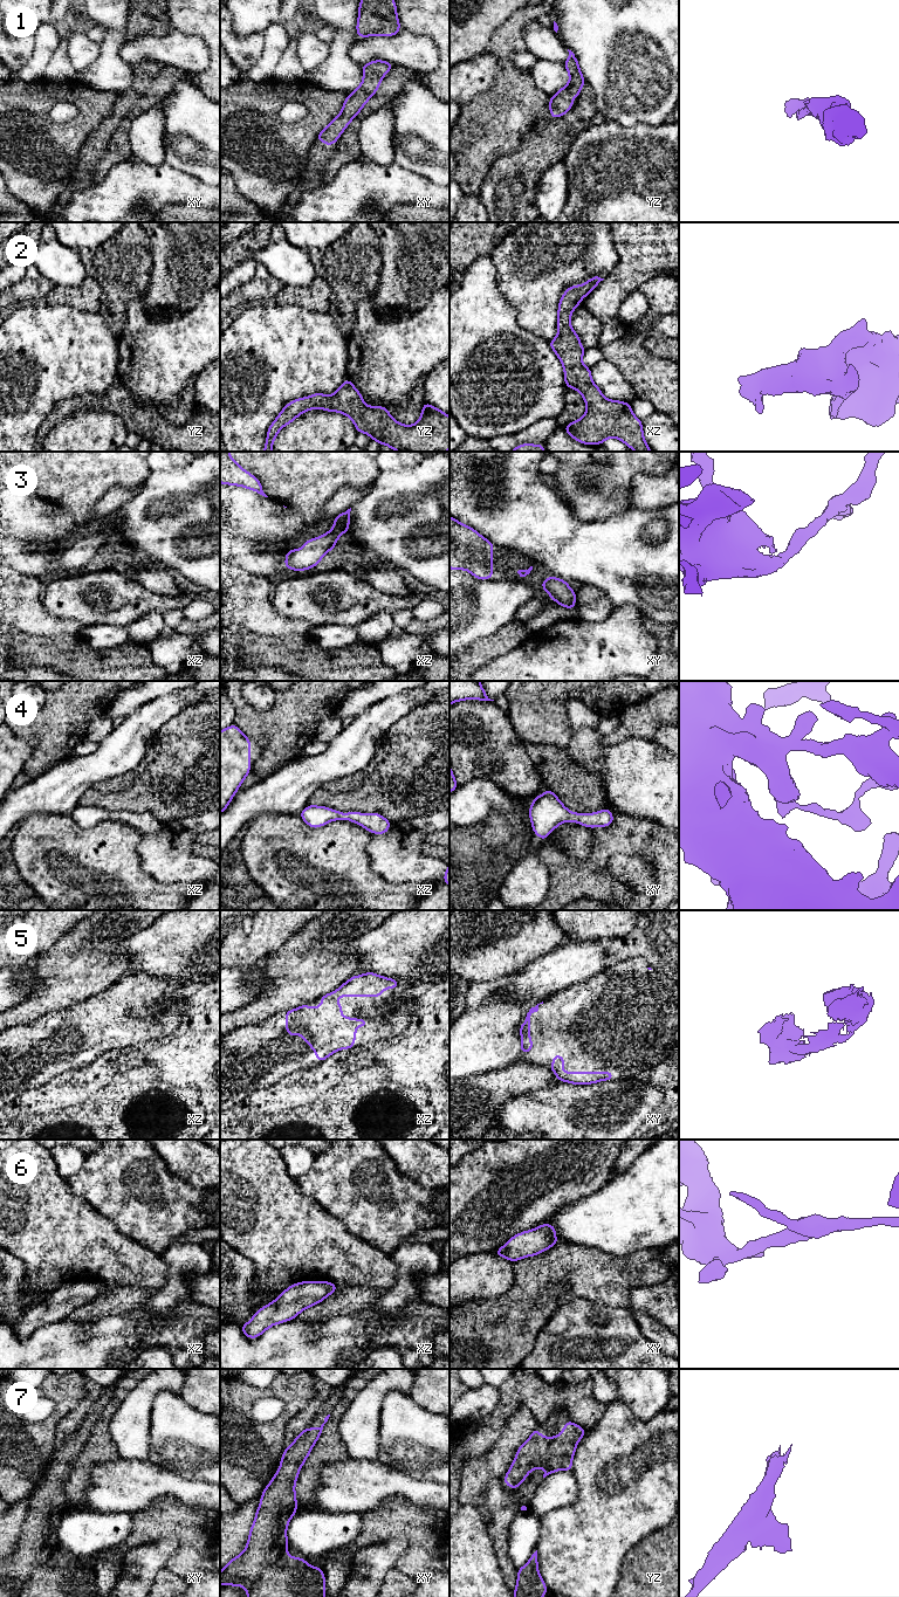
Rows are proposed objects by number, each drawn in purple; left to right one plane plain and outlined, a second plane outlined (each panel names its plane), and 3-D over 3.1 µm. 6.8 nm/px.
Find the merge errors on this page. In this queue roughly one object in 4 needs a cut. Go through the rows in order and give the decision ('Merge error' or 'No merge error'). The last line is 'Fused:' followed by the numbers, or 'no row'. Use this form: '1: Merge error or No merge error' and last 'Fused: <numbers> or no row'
1: No merge error
2: No merge error
3: No merge error
4: No merge error
5: No merge error
6: No merge error
7: No merge error
Fused: no row

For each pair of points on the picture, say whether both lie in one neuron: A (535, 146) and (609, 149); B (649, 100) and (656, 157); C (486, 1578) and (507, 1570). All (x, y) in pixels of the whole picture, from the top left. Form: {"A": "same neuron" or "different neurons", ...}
{"A": "different neurons", "B": "different neurons", "C": "different neurons"}

